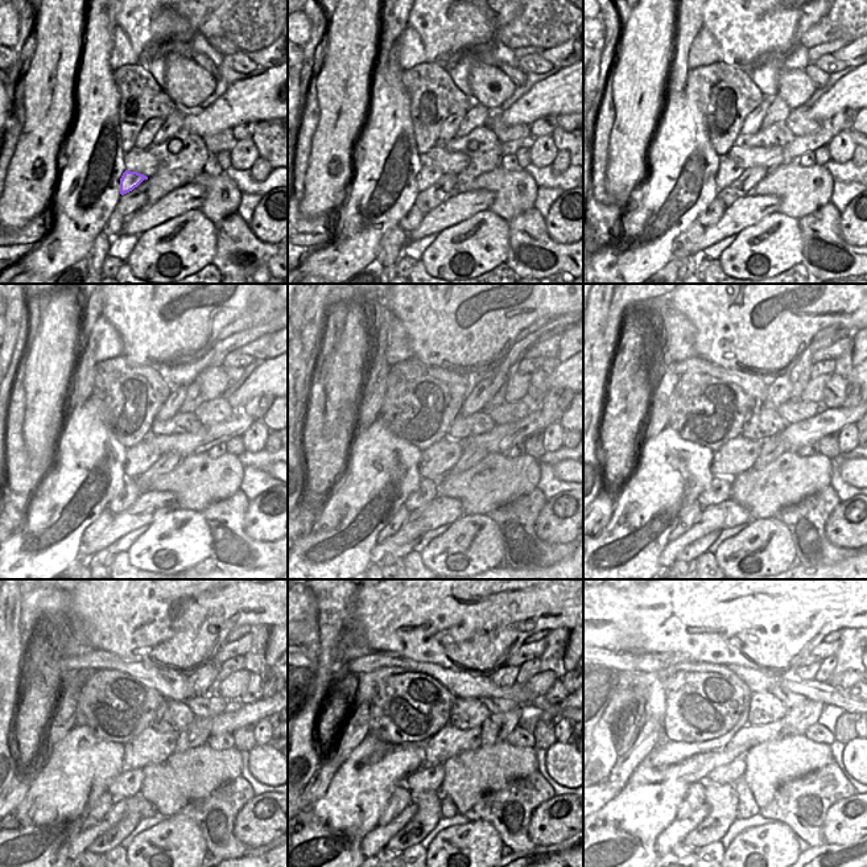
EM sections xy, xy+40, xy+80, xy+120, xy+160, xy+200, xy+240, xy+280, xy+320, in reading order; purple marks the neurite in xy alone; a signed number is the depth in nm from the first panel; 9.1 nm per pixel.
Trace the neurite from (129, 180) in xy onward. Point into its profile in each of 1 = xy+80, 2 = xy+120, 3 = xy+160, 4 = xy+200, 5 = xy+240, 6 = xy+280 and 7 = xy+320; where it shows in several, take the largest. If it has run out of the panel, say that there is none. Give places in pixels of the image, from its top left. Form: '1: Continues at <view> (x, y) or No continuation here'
1: Continues at xy+80 (727, 172)
2: Continues at xy+120 (140, 458)
3: Continues at xy+160 (436, 461)
4: Continues at xy+200 (739, 454)
5: Continues at xy+240 (151, 746)
6: Continues at xy+280 (448, 742)
7: Continues at xy+320 (750, 735)

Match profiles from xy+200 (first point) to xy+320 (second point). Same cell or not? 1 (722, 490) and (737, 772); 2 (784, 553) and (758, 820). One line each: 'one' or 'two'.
1: one
2: two

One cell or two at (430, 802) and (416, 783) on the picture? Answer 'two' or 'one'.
two

